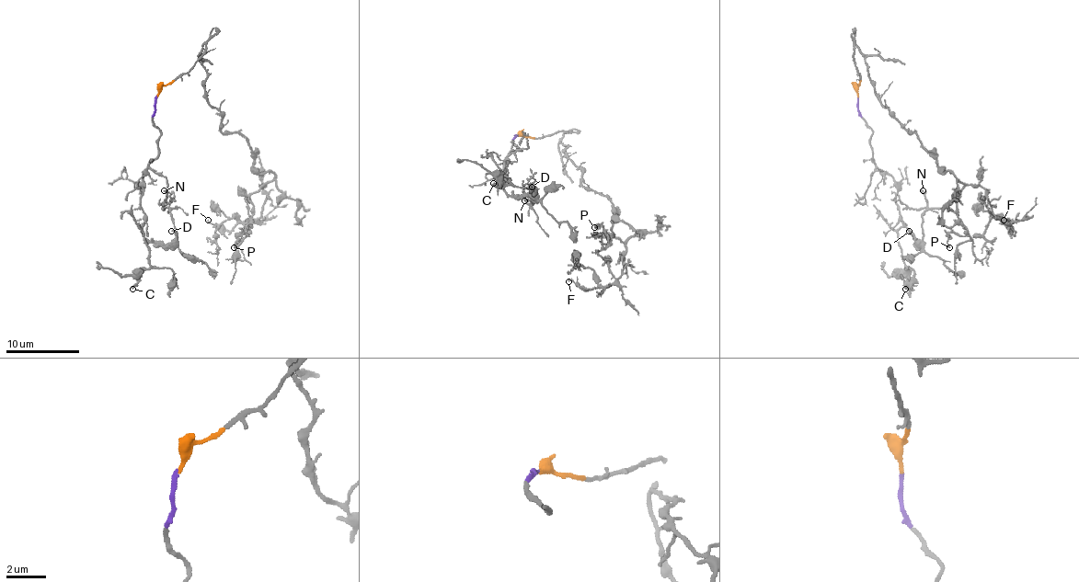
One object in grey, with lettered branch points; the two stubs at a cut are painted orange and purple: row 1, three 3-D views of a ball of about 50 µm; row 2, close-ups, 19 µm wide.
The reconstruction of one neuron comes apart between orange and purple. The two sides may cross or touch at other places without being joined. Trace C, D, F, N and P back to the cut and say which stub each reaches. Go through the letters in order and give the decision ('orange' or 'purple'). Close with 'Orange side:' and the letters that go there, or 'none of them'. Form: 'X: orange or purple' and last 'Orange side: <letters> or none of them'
C: purple
D: purple
F: orange
N: purple
P: orange
Orange side: F, P

